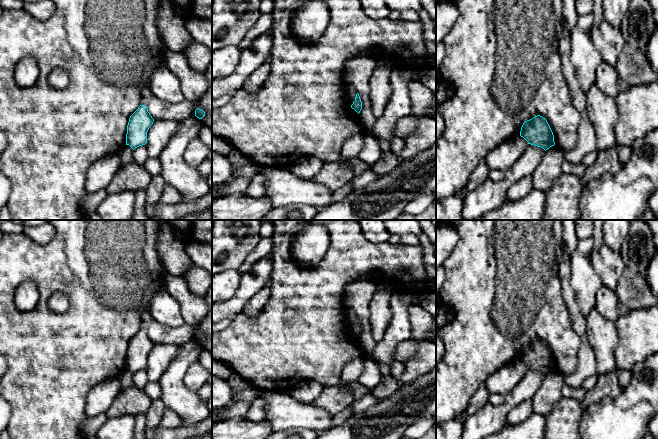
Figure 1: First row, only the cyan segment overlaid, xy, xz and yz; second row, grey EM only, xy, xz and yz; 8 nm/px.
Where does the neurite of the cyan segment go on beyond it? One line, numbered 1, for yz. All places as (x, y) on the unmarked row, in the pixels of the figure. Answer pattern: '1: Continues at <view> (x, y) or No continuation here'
1: No continuation here

